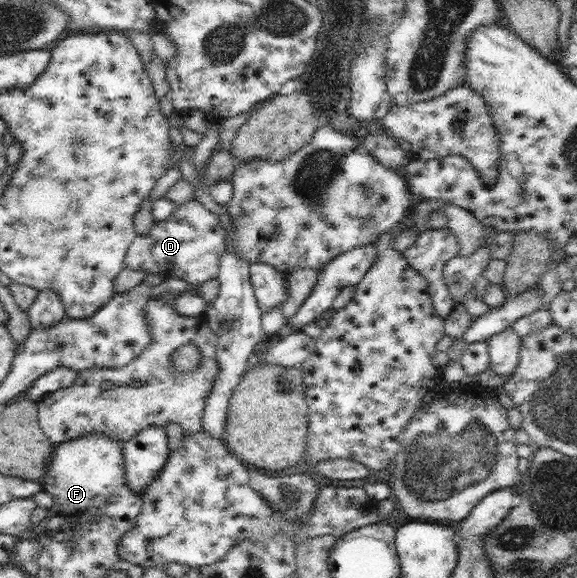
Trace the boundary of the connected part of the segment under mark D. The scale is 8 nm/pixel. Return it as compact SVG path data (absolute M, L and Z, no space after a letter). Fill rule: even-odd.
M199 200L176 206L171 217L153 224L148 234L137 234L125 255L125 266L132 271L159 274L164 279L178 277L198 292L209 279L218 278L221 256L226 247L226 230L210 209Z

